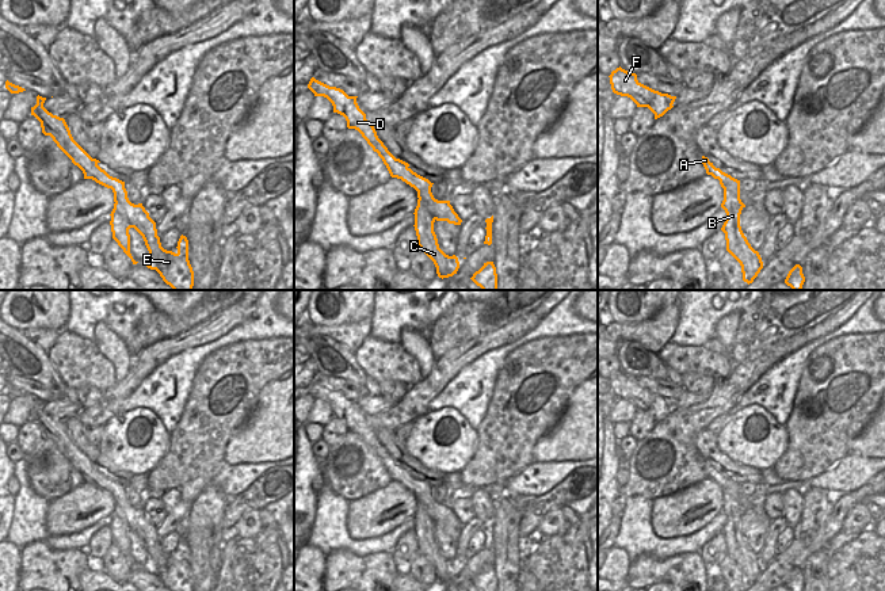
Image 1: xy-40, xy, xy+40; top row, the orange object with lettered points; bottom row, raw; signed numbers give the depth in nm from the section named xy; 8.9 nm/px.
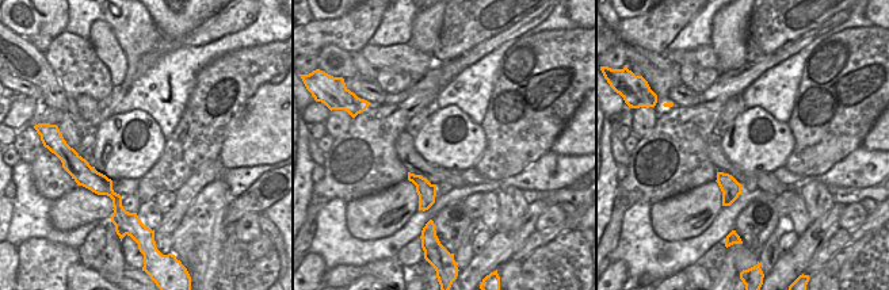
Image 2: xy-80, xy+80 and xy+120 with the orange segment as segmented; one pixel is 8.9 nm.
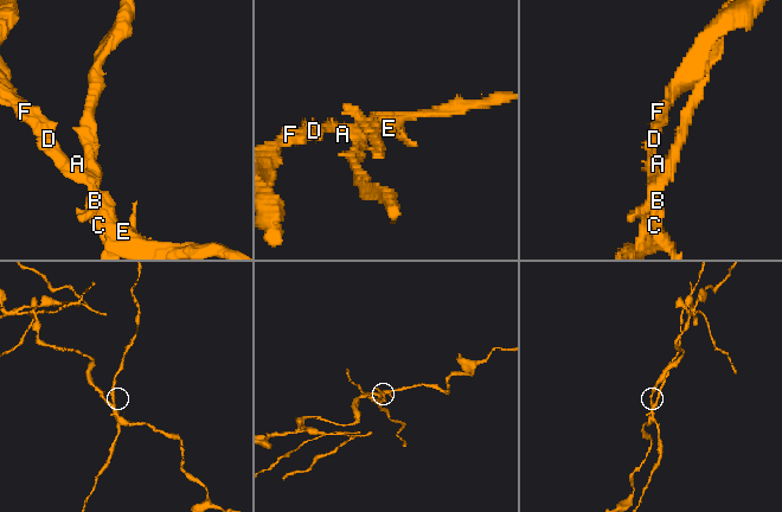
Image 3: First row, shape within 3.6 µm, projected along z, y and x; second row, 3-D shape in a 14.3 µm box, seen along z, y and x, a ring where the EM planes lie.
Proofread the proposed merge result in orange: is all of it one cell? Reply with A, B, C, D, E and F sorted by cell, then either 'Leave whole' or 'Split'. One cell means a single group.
Groups: A D E F / B C. Split.

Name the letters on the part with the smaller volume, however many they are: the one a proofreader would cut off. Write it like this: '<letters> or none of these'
B, C

